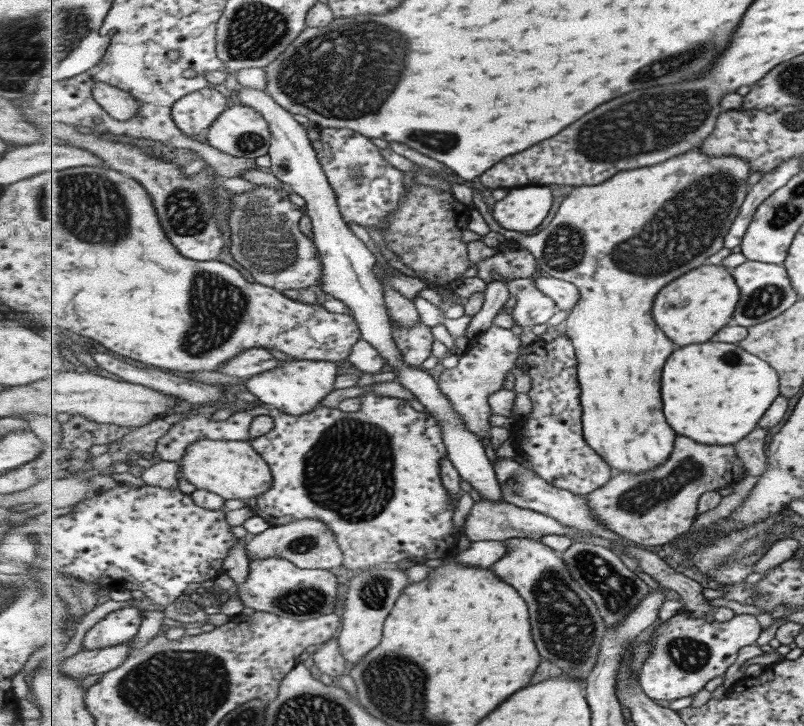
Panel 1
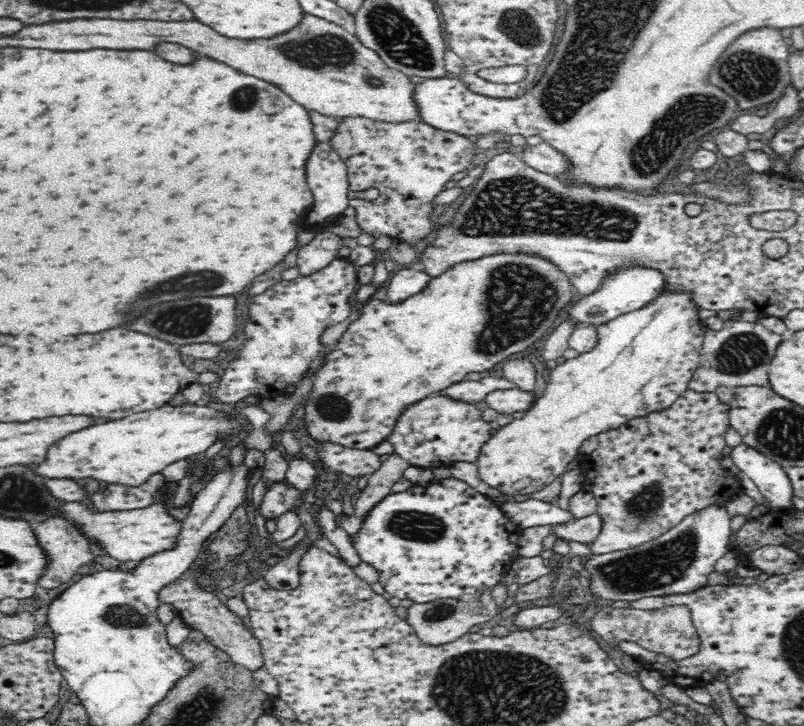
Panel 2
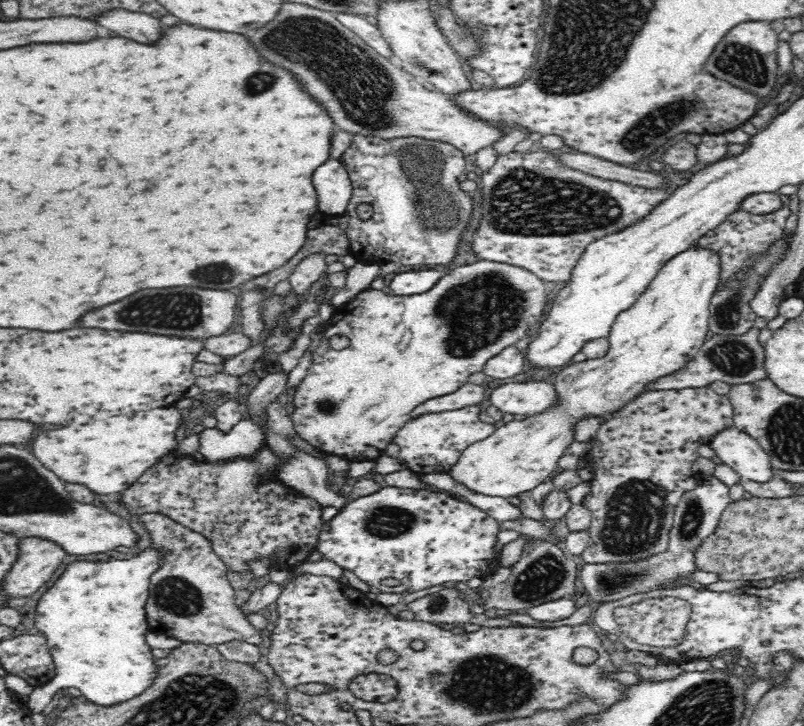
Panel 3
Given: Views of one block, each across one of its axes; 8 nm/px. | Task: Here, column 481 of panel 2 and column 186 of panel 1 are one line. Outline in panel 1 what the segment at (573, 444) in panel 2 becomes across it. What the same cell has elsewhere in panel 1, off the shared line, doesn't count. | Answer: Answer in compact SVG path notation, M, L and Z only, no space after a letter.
M199 440L185 450L180 470L198 489L214 492L224 499L245 499L246 502L248 498L263 496L273 486L273 471L268 461L251 442L241 440Z

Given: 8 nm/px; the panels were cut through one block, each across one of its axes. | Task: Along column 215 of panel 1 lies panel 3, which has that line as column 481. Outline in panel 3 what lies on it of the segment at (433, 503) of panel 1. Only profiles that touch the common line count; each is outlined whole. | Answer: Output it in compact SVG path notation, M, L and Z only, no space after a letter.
M472 405L445 412L422 413L418 417L409 418L393 438L393 442L398 445L398 457L404 467L418 476L448 473L465 448L484 440L497 429L493 424L480 420L480 411L478 406Z

